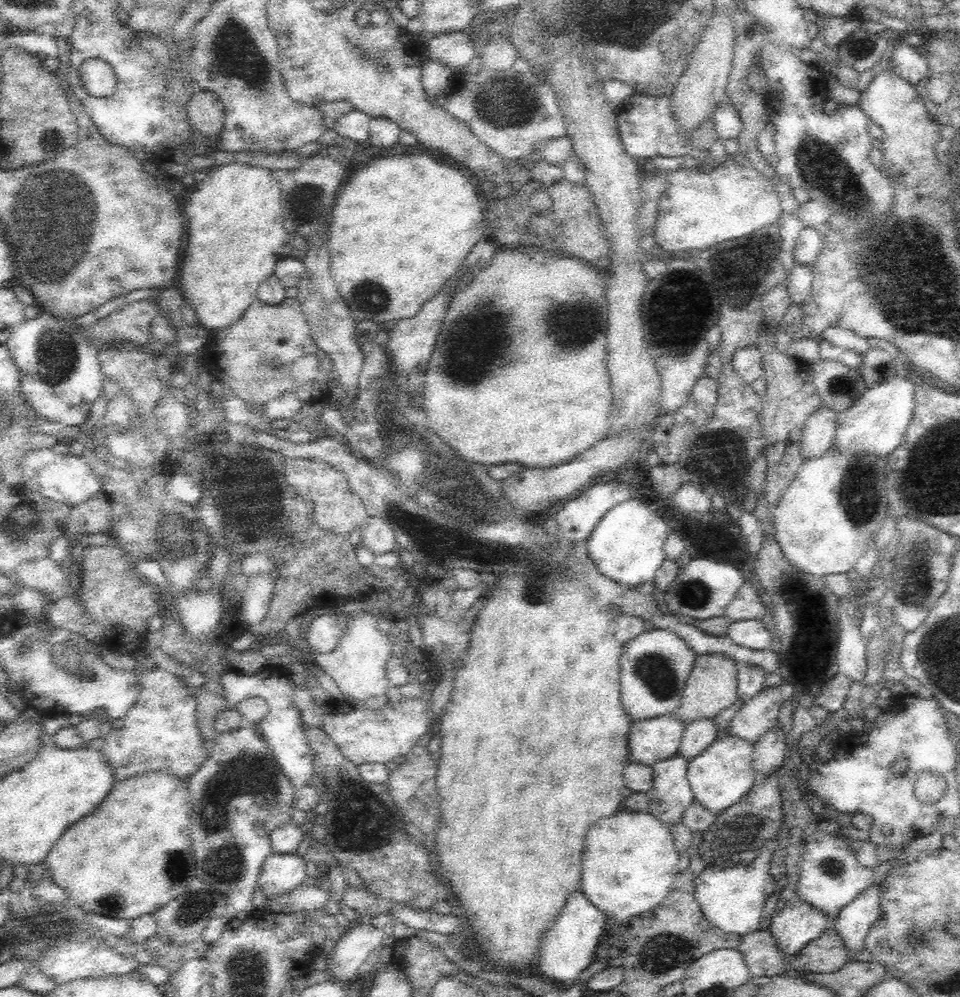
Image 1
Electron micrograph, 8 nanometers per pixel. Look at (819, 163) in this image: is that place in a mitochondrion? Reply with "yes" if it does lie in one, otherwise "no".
yes

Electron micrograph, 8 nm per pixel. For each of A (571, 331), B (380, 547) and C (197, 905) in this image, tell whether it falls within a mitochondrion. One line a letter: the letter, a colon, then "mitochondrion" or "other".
A: mitochondrion
B: other
C: mitochondrion

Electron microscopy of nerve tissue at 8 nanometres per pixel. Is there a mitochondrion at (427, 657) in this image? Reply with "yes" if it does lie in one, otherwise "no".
no

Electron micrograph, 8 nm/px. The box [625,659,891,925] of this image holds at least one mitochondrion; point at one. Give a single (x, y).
(745, 830)

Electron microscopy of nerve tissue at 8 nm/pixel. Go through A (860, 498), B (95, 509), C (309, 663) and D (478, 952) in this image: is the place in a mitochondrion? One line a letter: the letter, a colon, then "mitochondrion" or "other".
A: mitochondrion
B: other
C: other
D: other

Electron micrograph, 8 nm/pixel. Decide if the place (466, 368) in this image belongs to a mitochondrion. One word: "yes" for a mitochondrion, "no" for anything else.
yes

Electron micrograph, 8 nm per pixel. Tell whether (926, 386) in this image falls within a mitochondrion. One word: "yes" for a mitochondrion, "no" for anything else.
no

